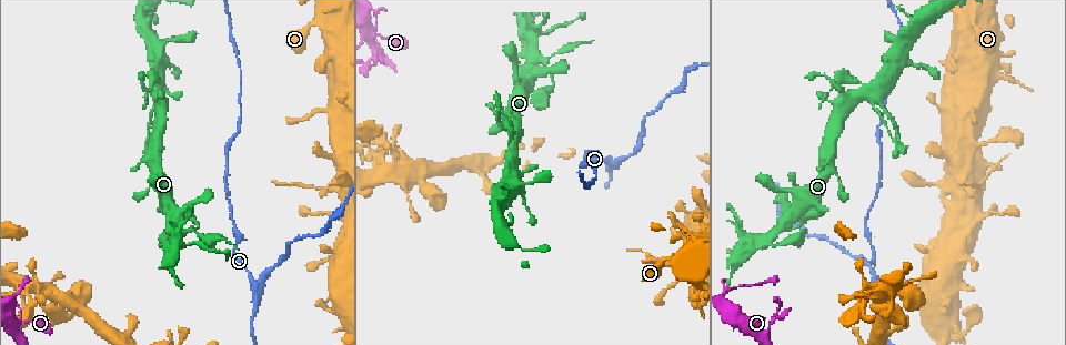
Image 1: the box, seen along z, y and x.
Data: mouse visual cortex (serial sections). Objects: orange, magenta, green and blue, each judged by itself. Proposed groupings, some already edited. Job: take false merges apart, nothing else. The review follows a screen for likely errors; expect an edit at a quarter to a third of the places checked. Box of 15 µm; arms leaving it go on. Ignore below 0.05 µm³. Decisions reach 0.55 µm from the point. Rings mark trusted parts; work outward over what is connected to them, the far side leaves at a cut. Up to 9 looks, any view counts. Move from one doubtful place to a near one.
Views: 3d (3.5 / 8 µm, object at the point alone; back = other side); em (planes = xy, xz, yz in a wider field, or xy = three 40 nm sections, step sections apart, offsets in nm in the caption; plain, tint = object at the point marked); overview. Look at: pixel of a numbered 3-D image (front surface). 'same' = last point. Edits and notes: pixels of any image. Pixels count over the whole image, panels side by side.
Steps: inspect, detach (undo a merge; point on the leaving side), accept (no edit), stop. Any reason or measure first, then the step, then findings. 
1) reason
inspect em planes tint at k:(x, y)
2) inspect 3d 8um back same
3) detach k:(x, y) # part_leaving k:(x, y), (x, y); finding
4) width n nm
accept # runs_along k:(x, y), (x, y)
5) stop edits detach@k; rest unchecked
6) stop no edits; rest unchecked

inspect 3d 3.5um at 1:(512, 157)

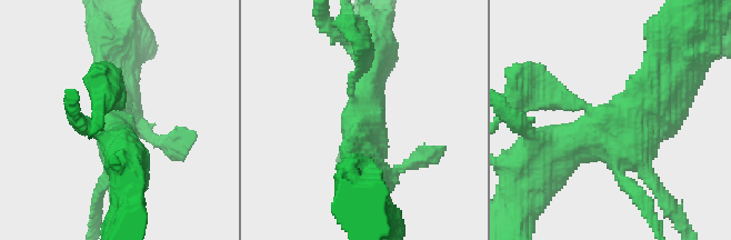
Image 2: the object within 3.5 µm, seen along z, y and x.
need the tissue
inspect em xy step 5 tint at 2:(608, 128)

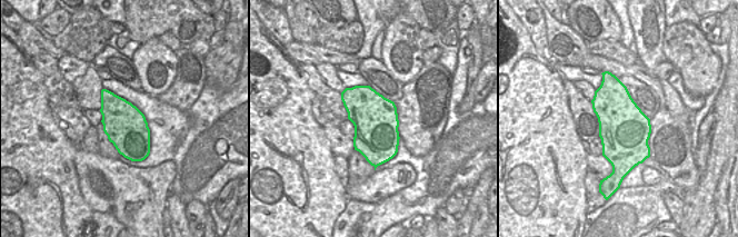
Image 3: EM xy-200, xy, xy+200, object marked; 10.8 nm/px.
accept # continuous, no second cell

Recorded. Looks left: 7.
calibre changes
inspect 3d 3.5um at 1:(172, 66)

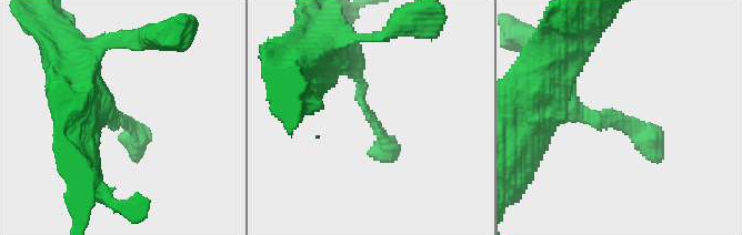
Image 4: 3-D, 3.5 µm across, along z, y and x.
inspect em xy step 1 tint at 4:(361, 106)

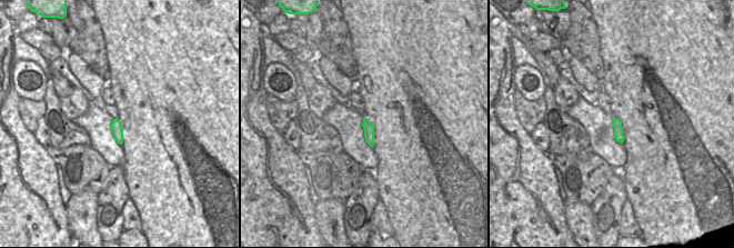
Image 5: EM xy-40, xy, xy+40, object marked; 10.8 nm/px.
accept # runs_along 4:(329, 46), (356, 62), (383, 153); one cell here

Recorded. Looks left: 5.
inspect 3d 3.5um at 1:(331, 187)

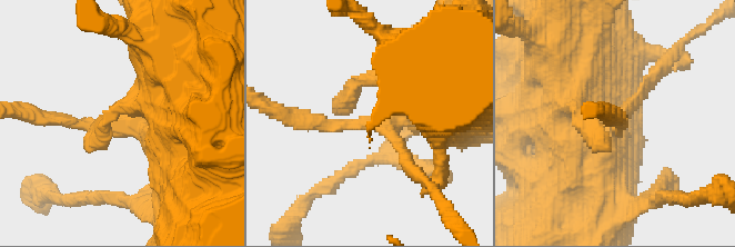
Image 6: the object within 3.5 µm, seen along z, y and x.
inspect em xy step 3 tint at 6:(124, 122)

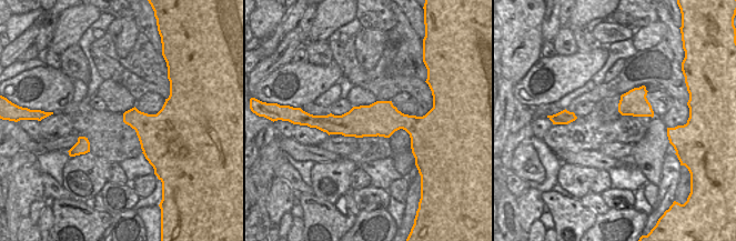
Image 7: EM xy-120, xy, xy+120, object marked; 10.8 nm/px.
detach 6:(450, 209) # two cells meet here

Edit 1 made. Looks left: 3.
see it whole again
inspect overview

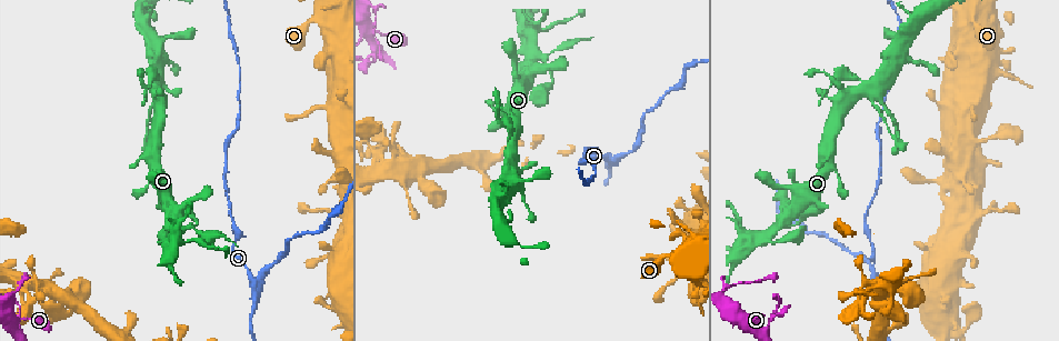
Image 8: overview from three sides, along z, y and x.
sharp bend
inspect 3d 3.5um at 8:(19, 305)

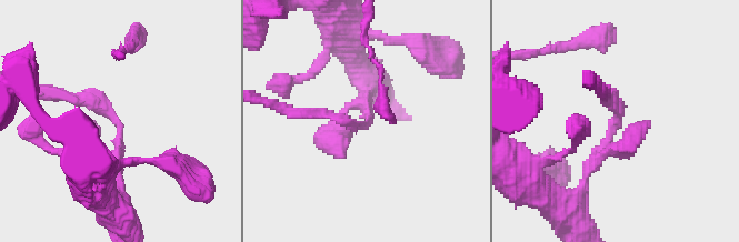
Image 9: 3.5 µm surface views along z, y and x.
inspect em xy step 5 tint at 9:(617, 123)

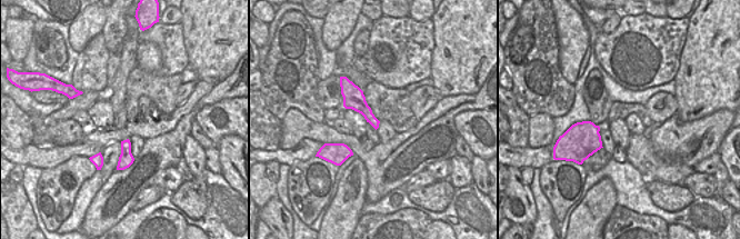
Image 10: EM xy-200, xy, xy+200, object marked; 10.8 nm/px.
arm_widths 150, 200 nm
detach 9:(83, 96) # part_leaving 9:(112, 118), (58, 88); a second cell is stuck on

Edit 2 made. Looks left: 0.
stop edits detach@6, detach@9; rest unchecked

